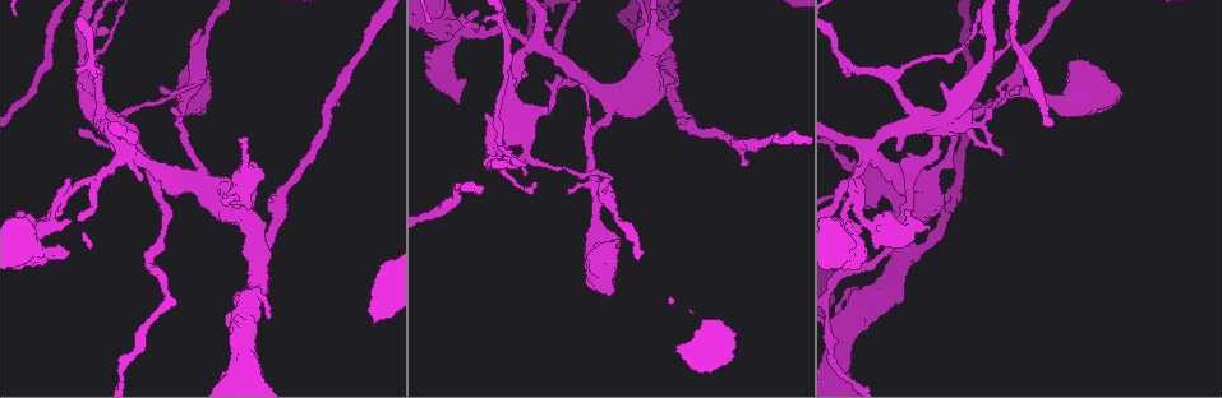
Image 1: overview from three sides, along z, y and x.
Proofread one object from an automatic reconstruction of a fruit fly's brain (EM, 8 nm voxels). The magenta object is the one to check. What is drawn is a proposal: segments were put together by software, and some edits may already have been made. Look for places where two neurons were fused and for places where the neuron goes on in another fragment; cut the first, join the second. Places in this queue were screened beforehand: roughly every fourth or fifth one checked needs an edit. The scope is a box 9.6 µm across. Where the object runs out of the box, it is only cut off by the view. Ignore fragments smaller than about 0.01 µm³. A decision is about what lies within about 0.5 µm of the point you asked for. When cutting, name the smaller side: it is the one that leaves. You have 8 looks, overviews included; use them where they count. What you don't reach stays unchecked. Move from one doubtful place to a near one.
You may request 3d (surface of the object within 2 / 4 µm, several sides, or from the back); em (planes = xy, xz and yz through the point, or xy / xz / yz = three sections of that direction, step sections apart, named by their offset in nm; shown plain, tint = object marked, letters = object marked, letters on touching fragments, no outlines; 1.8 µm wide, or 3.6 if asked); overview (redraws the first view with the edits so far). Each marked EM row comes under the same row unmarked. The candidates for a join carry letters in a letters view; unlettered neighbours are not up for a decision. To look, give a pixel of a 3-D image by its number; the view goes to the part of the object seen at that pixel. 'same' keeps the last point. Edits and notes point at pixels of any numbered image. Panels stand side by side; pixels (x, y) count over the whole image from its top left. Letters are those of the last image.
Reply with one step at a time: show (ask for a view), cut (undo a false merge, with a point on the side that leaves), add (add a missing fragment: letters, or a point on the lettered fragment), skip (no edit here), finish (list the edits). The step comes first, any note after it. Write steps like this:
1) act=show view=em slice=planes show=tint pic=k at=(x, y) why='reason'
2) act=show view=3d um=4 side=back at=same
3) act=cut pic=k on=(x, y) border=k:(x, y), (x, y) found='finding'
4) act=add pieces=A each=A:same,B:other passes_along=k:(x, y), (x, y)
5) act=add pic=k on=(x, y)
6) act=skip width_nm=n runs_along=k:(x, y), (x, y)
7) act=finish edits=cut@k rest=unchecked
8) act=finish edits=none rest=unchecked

act=show view=em um=3.6 slice=planes show=tint pic=1 at=(444, 80) why='sharp bend'

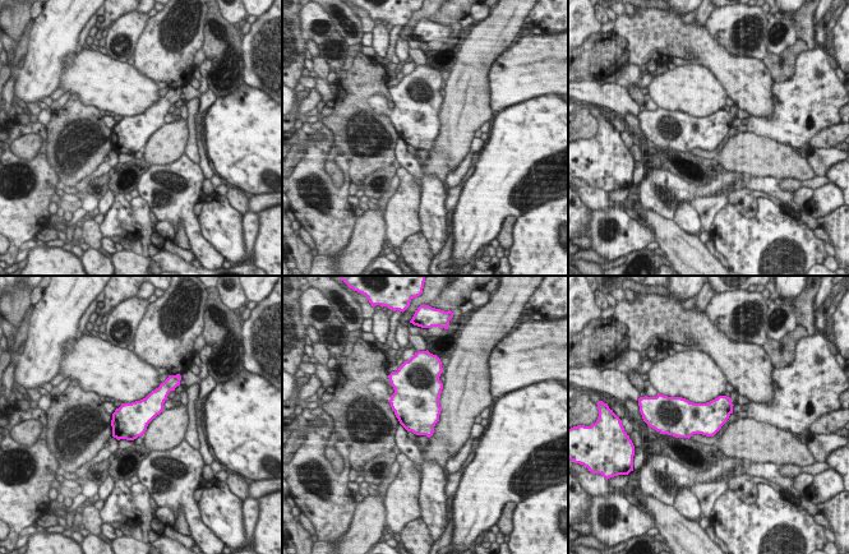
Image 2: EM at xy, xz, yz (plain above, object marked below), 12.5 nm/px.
act=show view=em um=3.6 slice=planes show=letters at=same

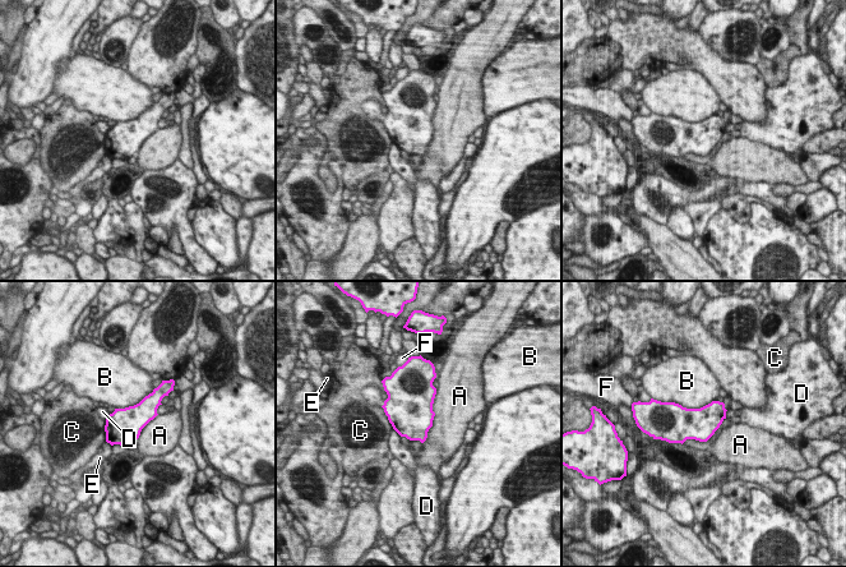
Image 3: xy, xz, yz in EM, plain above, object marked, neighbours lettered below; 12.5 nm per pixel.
act=skip longest_contact=A:700nm each=A:other,B:other,C:other,D:other,E:other,F:other border=3:(437, 388), (433, 425), (422, 442) found='all the same neuron'

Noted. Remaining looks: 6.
act=show view=em slice=yz step=8 show=letters pic=1 at=(508, 91) why='four-way junction'

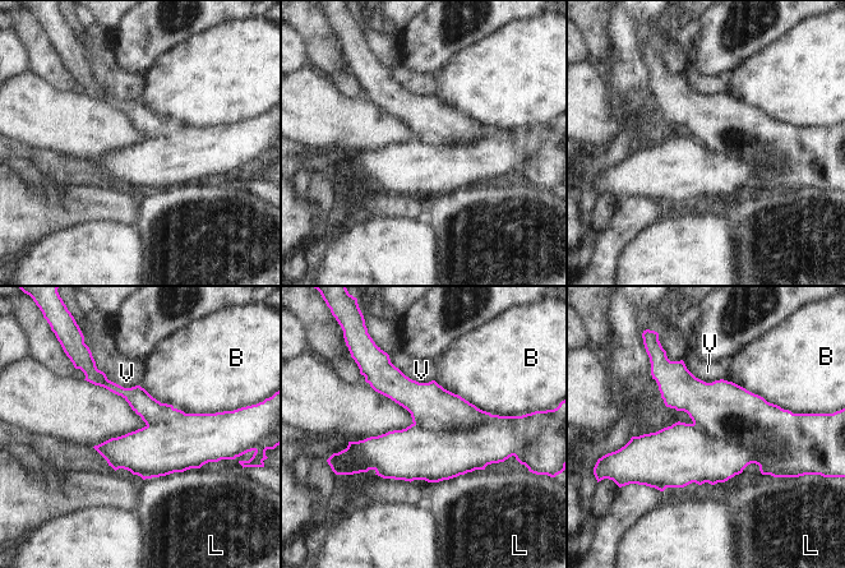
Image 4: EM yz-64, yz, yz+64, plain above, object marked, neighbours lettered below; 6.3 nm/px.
act=show view=em slice=planes show=letters at=same why='cut it another way'

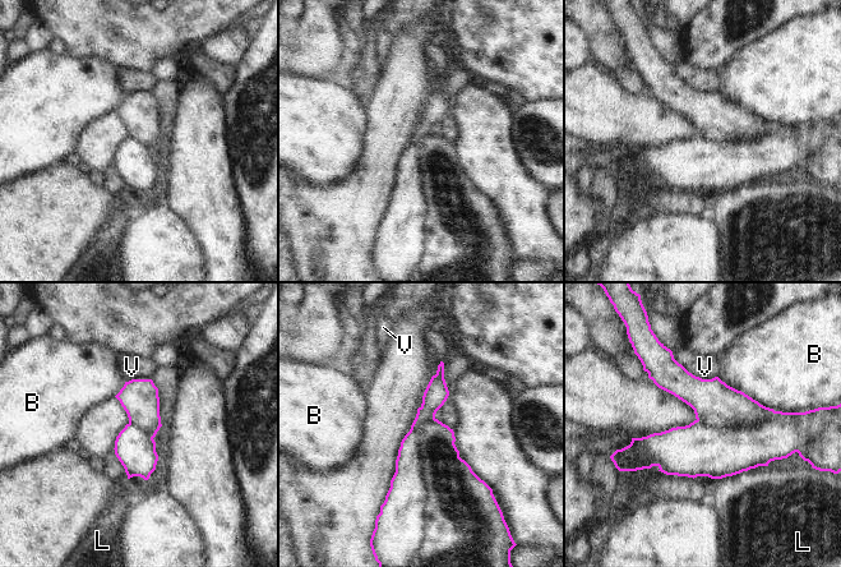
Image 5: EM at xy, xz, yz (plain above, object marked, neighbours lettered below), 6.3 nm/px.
act=cut pic=5 on=(452, 487) each=B:other,L:other,V:other found='a second neuron is stuck on'

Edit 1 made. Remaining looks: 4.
act=show view=3d um=2 pic=1 at=(607, 184) why='free end'

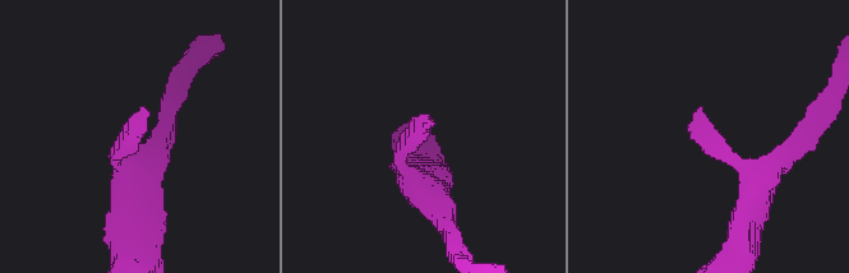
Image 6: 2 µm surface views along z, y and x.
act=show view=em slice=planes show=letters pic=6 at=(428, 131) why='need the tissue'

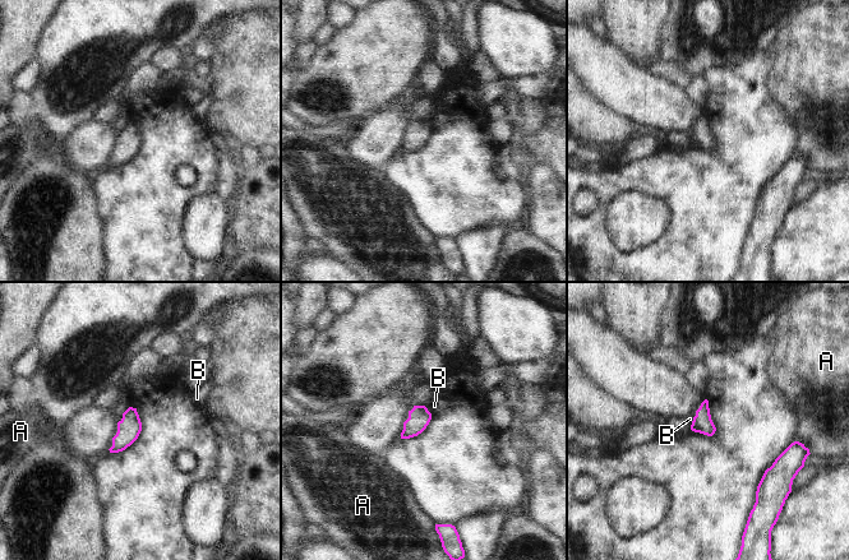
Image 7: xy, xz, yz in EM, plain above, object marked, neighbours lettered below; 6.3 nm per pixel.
act=skip width_nm=120 each=A:other,B:other border=7:(424, 406), (432, 415) found='none of them fits'

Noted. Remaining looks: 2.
act=finish edits=cut@5 rest=unchecked

